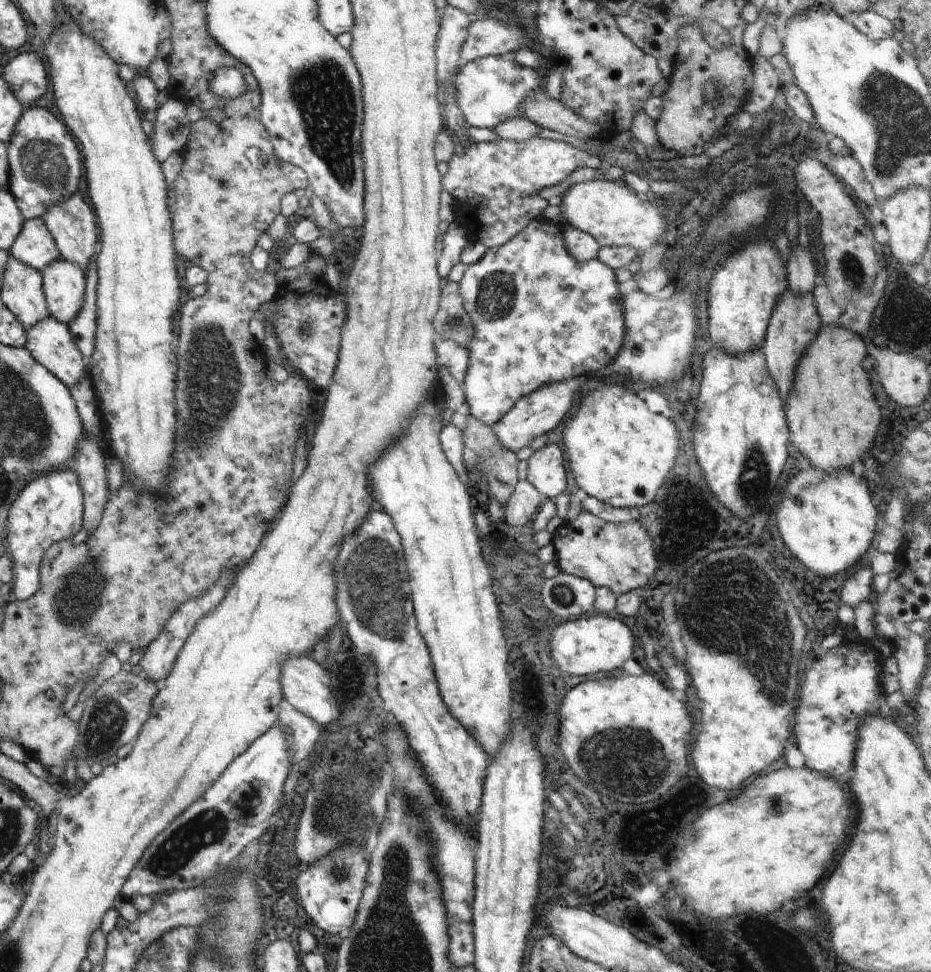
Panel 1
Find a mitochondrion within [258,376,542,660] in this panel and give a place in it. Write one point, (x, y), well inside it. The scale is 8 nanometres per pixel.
(372, 582)

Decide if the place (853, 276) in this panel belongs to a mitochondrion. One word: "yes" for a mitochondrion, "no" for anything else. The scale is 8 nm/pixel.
yes

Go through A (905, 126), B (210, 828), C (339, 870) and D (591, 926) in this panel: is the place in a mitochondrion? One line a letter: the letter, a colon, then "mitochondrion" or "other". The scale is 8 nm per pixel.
A: mitochondrion
B: mitochondrion
C: mitochondrion
D: other

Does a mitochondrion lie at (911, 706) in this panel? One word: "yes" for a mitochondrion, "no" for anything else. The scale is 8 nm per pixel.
no

